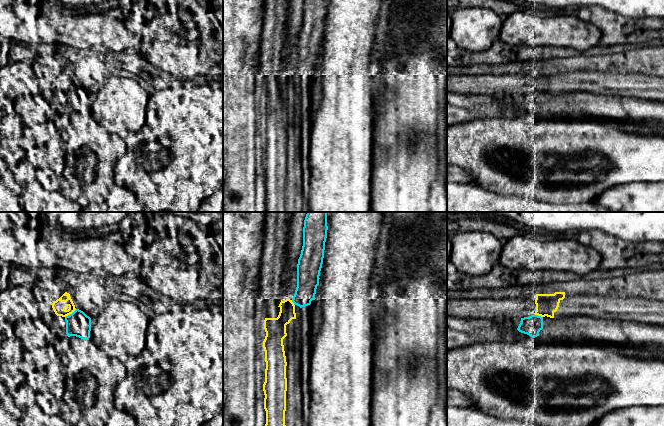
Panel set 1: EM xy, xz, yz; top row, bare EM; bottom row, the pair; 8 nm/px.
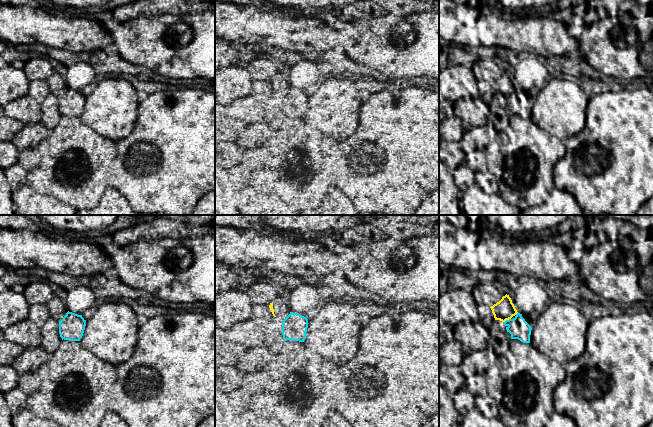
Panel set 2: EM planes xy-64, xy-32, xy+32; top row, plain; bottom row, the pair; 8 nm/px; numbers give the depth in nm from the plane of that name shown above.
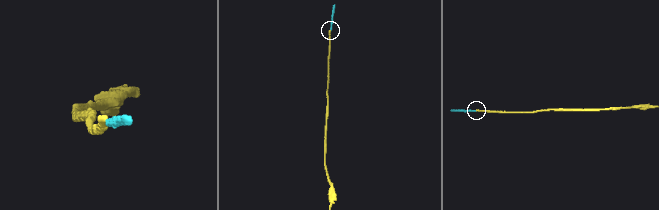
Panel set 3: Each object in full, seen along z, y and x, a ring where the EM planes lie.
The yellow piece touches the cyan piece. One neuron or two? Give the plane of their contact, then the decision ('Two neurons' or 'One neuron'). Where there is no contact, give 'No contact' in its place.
Touches yellow in xy. Two neurons

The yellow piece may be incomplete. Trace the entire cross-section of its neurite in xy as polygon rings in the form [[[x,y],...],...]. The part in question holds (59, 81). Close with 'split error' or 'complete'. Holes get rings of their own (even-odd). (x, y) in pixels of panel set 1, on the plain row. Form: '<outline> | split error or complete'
[[[67,68],[52,80],[38,78],[37,83],[39,92],[46,100],[50,100],[56,92],[66,93],[76,86],[70,70]]] | split error

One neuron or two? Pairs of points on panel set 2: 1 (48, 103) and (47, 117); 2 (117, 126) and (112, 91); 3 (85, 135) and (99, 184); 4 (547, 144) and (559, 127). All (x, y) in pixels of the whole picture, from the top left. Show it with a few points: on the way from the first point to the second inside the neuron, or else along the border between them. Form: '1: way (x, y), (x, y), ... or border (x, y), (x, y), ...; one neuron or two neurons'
1: way (48, 106), (48, 114); one neuron
2: way (114, 117), (112, 113), (112, 100); one neuron
3: way (85, 147), (96, 172); one neuron
4: border (533, 122), (556, 136), (562, 142); two neurons

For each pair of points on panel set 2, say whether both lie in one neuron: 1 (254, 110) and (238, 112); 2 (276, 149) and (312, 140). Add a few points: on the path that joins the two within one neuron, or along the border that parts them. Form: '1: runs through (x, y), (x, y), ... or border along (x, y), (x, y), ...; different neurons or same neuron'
1: runs through (250, 110), (242, 110); same neuron
2: runs through (285, 149), (303, 139); same neuron

